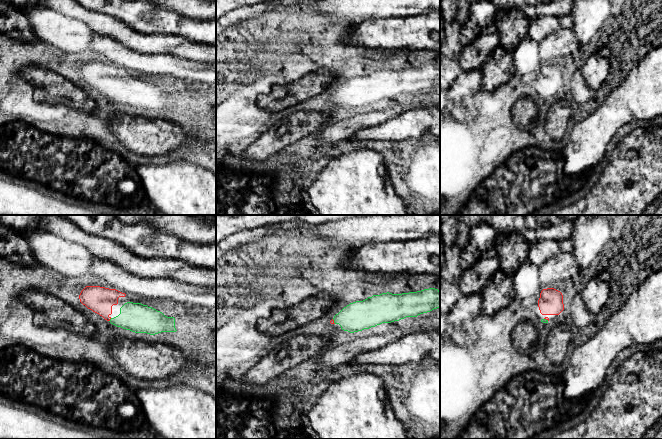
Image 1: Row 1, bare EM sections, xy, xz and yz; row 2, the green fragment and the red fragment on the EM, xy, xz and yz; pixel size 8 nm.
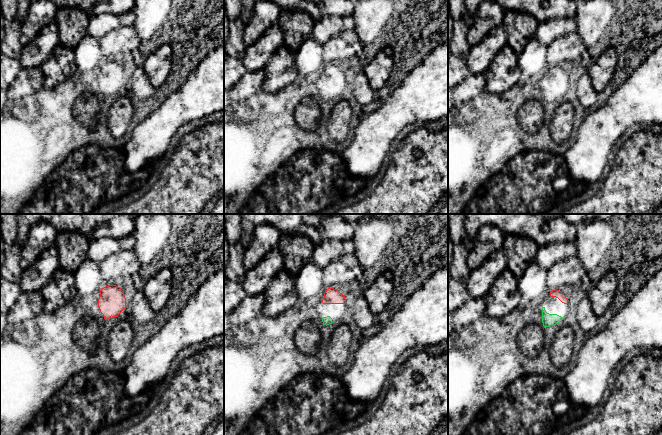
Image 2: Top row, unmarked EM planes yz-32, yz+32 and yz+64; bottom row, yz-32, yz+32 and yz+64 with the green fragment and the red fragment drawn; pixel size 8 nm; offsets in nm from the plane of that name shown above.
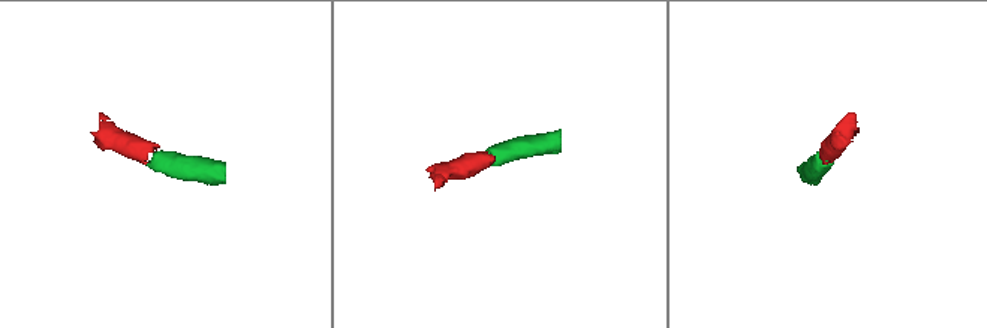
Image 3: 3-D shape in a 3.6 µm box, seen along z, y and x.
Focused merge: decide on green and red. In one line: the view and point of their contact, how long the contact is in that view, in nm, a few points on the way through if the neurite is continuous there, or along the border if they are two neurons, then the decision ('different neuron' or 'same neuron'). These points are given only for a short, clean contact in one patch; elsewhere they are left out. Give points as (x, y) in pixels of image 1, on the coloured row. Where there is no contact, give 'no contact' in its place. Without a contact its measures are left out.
meets green in xy at (110, 320); contact 40 nm long; runs through xy (136, 317), (125, 320), (110, 320), (105, 315), (100, 300); same neuron

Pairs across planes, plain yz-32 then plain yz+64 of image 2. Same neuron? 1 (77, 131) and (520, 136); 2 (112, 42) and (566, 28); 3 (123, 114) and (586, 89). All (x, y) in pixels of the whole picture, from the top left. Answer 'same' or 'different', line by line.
1: same
2: different
3: different

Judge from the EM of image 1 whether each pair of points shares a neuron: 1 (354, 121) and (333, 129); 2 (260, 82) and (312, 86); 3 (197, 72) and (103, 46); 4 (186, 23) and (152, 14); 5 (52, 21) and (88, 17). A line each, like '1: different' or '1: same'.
1: same
2: different
3: same
4: same
5: different

